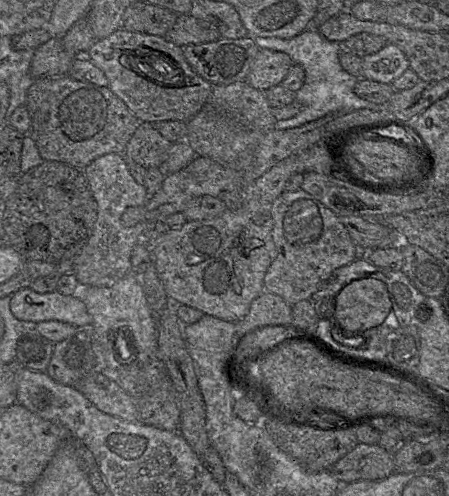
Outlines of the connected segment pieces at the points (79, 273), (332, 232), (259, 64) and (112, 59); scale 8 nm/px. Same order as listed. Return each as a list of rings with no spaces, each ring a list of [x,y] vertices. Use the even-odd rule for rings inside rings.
[[[107,154],[91,162],[83,169],[90,191],[97,203],[97,220],[88,241],[74,258],[74,271],[81,288],[86,287],[108,287],[119,279],[133,272],[131,264],[131,253],[138,244],[145,244],[149,248],[149,242],[164,229],[162,222],[140,222],[132,227],[125,227],[121,222],[121,215],[128,207],[141,206],[149,199],[144,185],[138,184],[132,177],[127,166],[127,158],[123,154]]]
[[[302,189],[282,192],[271,203],[271,216],[273,220],[272,239],[277,256],[265,274],[264,289],[280,296],[291,306],[301,300],[310,299],[330,279],[337,268],[353,262],[360,255],[360,249],[339,221],[339,217]]]
[[[259,49],[250,65],[246,81],[265,92],[281,84],[293,64],[293,60],[284,52]]]
[[[120,28],[108,37],[96,40],[86,57],[103,71],[109,89],[140,122],[187,122],[209,102],[213,85],[192,69],[182,47],[164,36]]]

